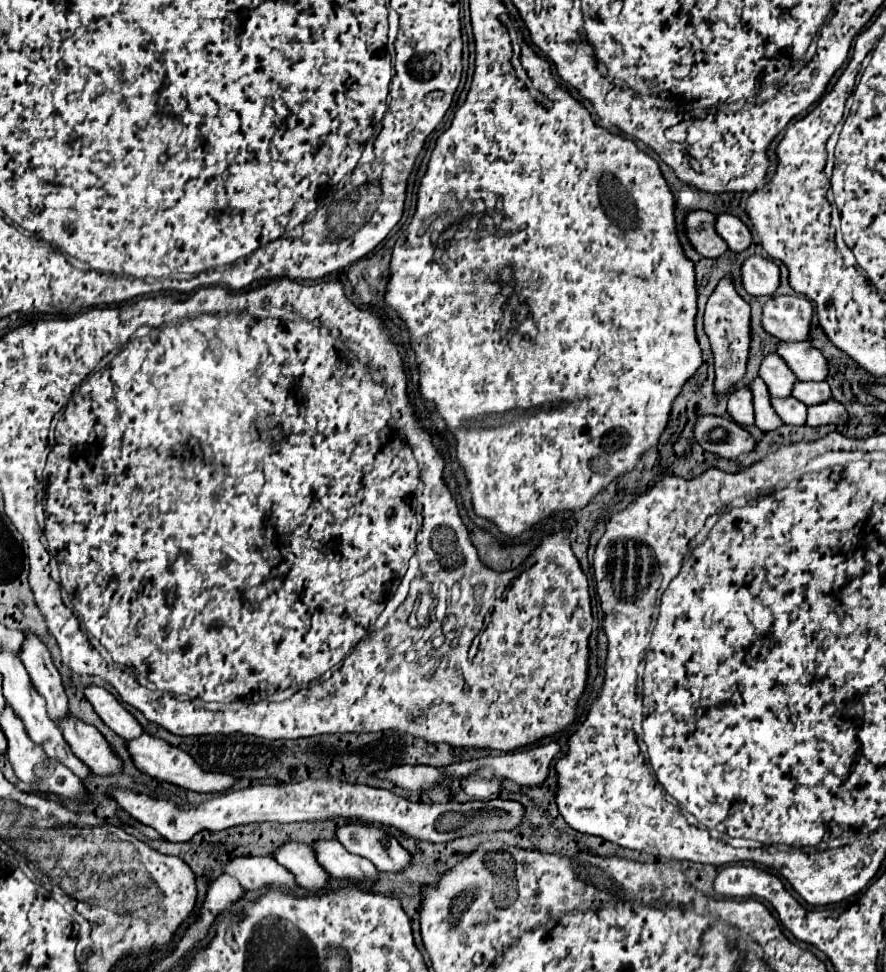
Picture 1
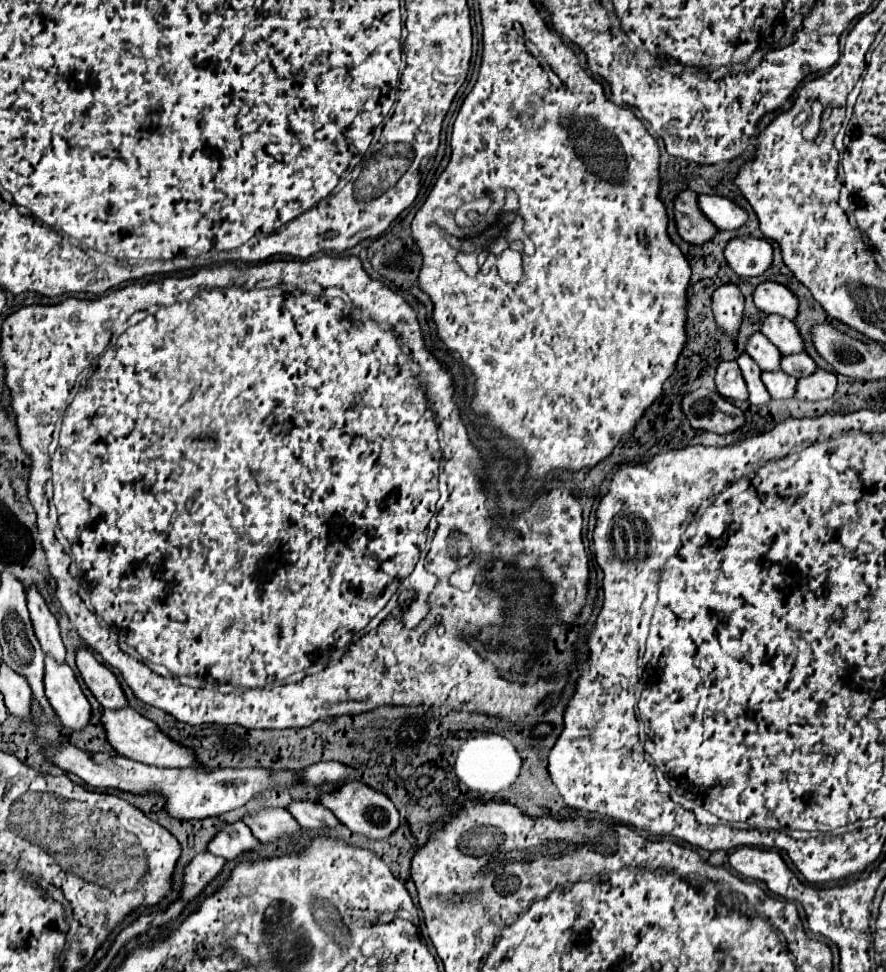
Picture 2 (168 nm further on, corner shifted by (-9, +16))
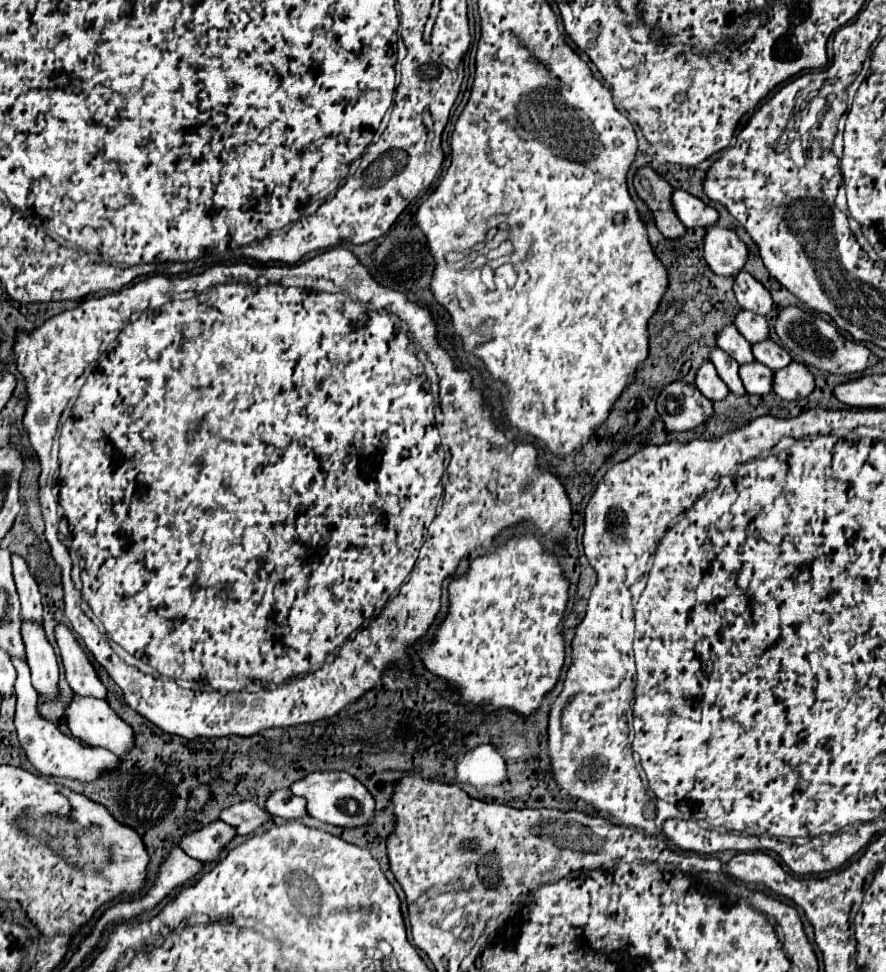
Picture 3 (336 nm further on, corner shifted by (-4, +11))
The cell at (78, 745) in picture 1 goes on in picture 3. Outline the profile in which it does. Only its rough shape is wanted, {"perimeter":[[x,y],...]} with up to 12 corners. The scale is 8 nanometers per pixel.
{"perimeter":[[21,619],[27,665],[55,701],[59,665],[41,623]]}

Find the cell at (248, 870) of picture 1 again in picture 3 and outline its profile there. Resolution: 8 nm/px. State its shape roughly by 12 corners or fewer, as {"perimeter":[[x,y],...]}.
{"perimeter":[[213,821],[185,833],[179,847],[197,861],[217,861],[235,829]]}

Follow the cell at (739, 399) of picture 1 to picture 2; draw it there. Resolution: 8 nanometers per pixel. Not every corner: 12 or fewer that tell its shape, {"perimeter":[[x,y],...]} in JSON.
{"perimeter":[[722,362],[716,386],[724,398],[748,400],[736,362]]}

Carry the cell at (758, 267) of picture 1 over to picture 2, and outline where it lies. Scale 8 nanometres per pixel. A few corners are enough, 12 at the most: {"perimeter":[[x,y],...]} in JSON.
{"perimeter":[[738,236],[724,256],[736,274],[762,276],[774,248],[764,238]]}

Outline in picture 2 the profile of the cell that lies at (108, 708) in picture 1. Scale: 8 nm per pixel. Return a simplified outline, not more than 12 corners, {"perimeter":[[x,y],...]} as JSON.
{"perimeter":[[90,650],[76,664],[90,692],[104,708],[128,708],[118,678]]}

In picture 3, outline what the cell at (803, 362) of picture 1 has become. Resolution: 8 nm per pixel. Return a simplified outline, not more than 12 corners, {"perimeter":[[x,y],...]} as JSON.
{"perimeter":[[741,309],[735,327],[751,341],[769,339],[763,315]]}

